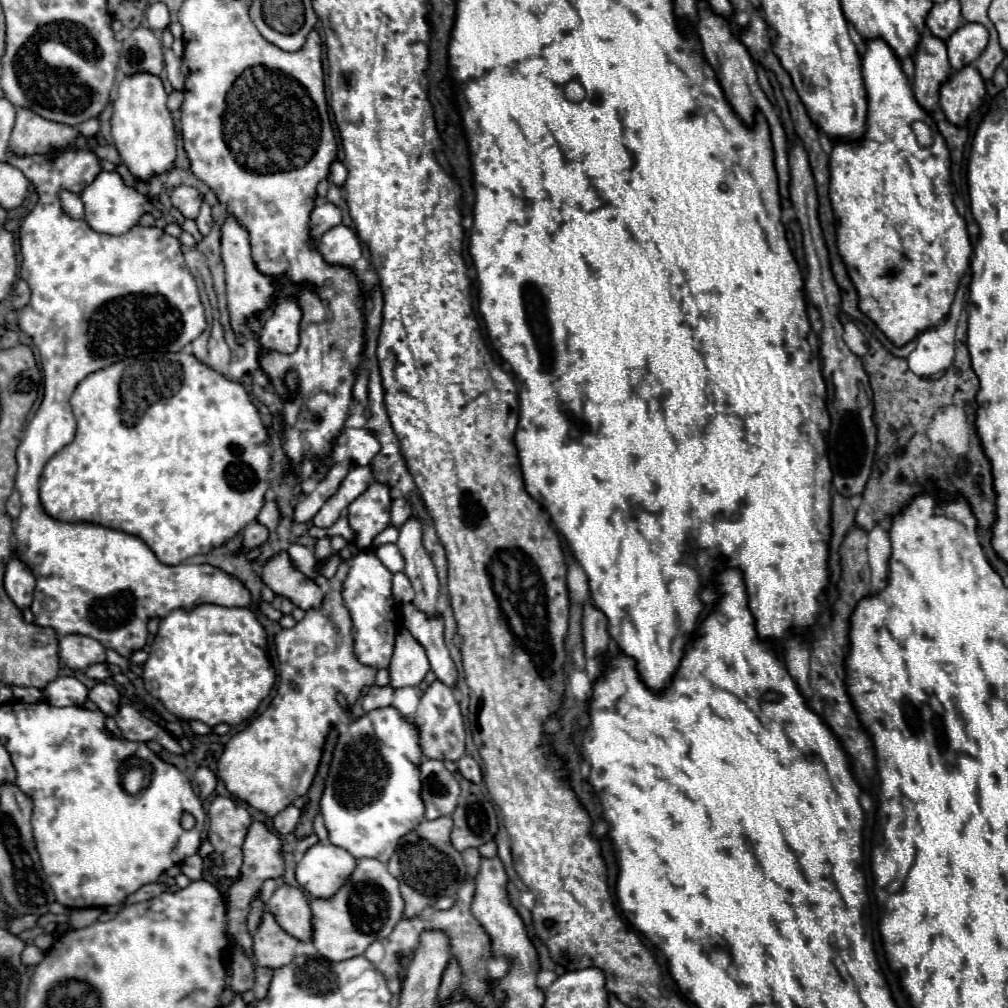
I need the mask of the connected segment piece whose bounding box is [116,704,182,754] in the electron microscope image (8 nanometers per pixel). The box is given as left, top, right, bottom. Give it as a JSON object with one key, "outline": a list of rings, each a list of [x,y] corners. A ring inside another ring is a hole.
{"outline":[[[120,704],[118,714],[116,714],[116,724],[122,730],[122,736],[126,740],[138,740],[138,742],[154,740],[154,742],[162,744],[166,750],[170,750],[174,754],[182,754],[180,744],[168,734],[168,730],[158,726],[156,722],[152,722],[132,704]]]}

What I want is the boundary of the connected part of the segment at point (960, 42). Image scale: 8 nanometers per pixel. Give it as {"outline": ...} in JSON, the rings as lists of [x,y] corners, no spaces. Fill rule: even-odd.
{"outline":[[[964,22],[948,40],[948,60],[952,70],[960,70],[964,64],[974,64],[988,44],[988,30],[976,22]]]}

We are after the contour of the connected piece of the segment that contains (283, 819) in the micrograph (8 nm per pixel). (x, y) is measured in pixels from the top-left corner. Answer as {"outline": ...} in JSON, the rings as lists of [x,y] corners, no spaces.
{"outline":[[[288,806],[274,816],[274,828],[280,834],[290,834],[290,832],[294,832],[298,820],[300,820],[300,810],[296,806]]]}

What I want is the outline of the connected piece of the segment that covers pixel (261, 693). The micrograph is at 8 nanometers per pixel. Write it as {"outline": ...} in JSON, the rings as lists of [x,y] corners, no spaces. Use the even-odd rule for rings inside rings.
{"outline":[[[200,604],[192,612],[174,610],[162,618],[142,672],[146,690],[160,698],[170,714],[180,720],[200,720],[208,726],[220,722],[234,726],[250,718],[274,686],[274,676],[274,668],[266,656],[266,632],[254,612],[248,608],[224,608],[216,604]]]}

